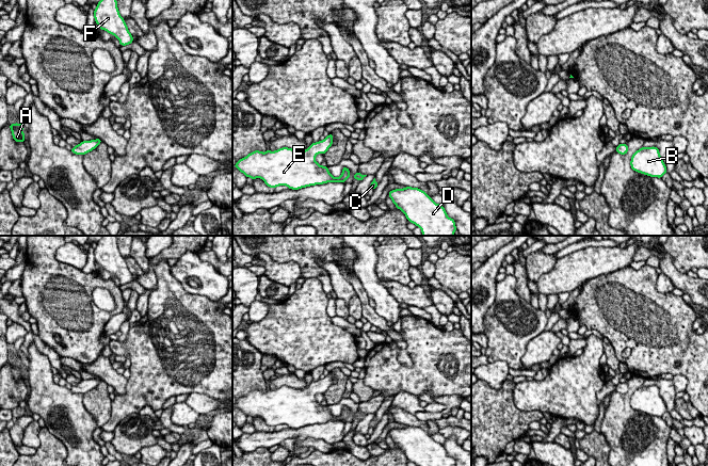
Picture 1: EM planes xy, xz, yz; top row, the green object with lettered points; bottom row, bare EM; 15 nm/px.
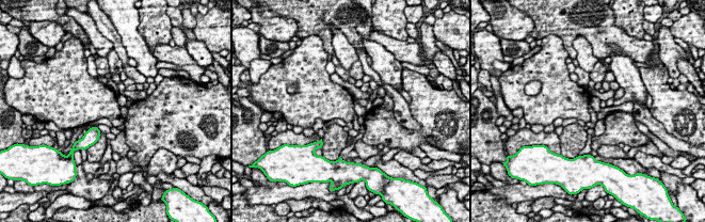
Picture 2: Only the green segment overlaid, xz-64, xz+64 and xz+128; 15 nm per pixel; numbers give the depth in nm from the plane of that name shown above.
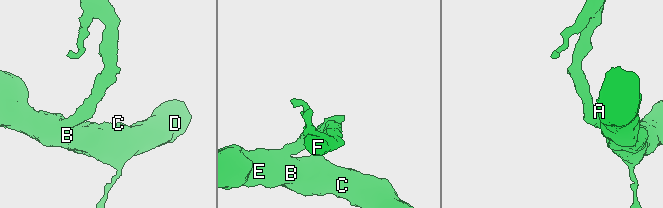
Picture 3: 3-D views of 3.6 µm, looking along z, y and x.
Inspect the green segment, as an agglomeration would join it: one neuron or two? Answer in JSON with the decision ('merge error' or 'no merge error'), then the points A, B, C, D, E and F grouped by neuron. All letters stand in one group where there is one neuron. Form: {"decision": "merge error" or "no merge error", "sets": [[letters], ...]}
{"decision": "no merge error", "sets": [["A", "B", "C", "D", "E", "F"]]}

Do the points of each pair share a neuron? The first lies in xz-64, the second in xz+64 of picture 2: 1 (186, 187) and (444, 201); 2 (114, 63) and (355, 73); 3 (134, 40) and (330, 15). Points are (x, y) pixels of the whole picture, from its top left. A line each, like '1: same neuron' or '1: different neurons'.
1: different neurons
2: same neuron
3: different neurons

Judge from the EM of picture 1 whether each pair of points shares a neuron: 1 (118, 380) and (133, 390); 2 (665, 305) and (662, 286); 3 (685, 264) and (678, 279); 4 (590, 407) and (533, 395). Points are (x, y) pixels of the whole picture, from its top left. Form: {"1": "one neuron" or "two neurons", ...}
{"1": "two neurons", "2": "two neurons", "3": "two neurons", "4": "one neuron"}

